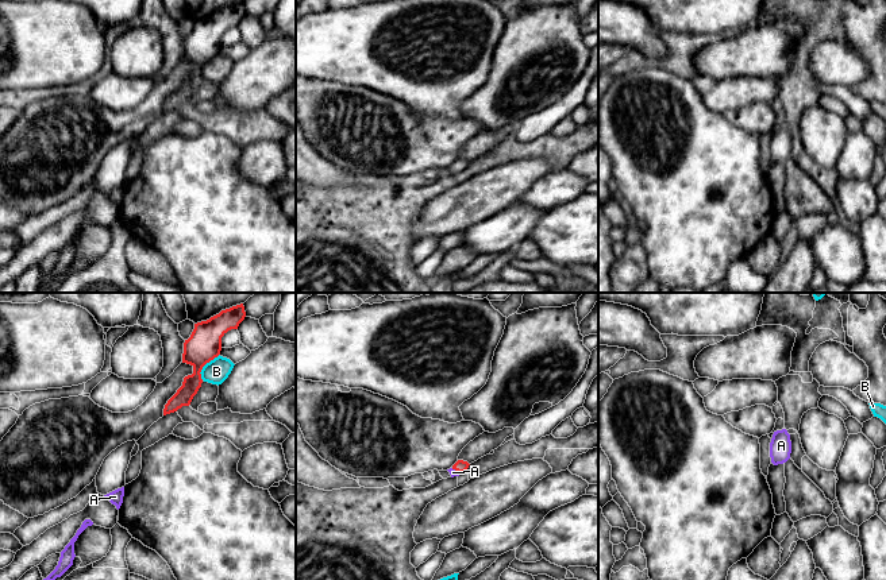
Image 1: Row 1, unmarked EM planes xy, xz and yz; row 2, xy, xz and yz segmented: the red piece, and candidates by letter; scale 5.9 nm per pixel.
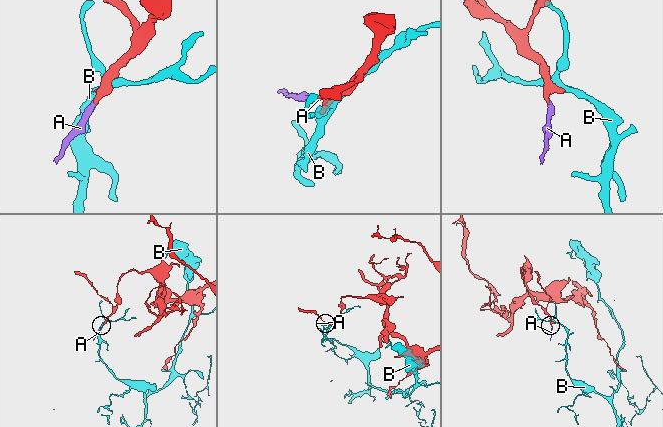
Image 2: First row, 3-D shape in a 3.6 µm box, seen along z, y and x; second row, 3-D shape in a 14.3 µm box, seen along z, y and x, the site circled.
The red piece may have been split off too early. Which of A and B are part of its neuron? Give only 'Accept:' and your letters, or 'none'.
Accept: A

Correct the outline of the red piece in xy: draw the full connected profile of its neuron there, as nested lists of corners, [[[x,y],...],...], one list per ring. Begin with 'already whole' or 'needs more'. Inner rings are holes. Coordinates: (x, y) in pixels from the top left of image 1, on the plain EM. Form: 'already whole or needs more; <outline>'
already whole; [[[240,1],[194,22],[190,35],[184,40],[182,51],[182,61],[190,62],[193,71],[184,76],[182,84],[165,103],[163,113],[190,103],[203,81],[203,65],[220,53],[222,35],[228,28],[238,27],[244,15],[244,4]]]

